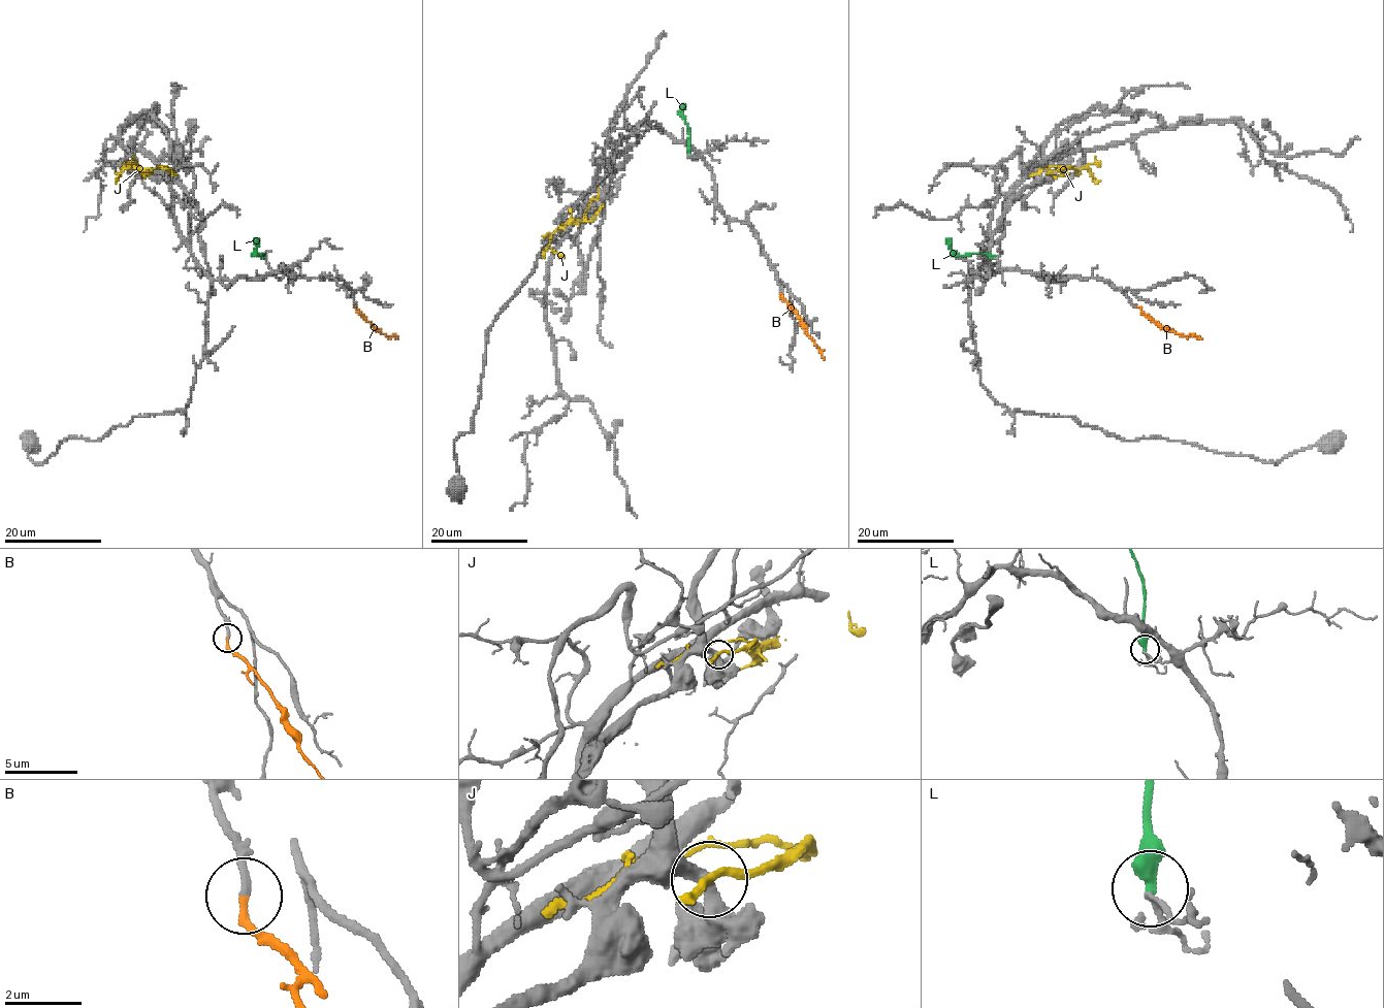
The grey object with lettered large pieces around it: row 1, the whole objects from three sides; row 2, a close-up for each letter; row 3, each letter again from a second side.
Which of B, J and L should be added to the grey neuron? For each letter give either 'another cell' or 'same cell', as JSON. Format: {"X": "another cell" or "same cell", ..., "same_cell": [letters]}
{"B": "same cell", "J": "another cell", "L": "another cell", "same_cell": ["B"]}

